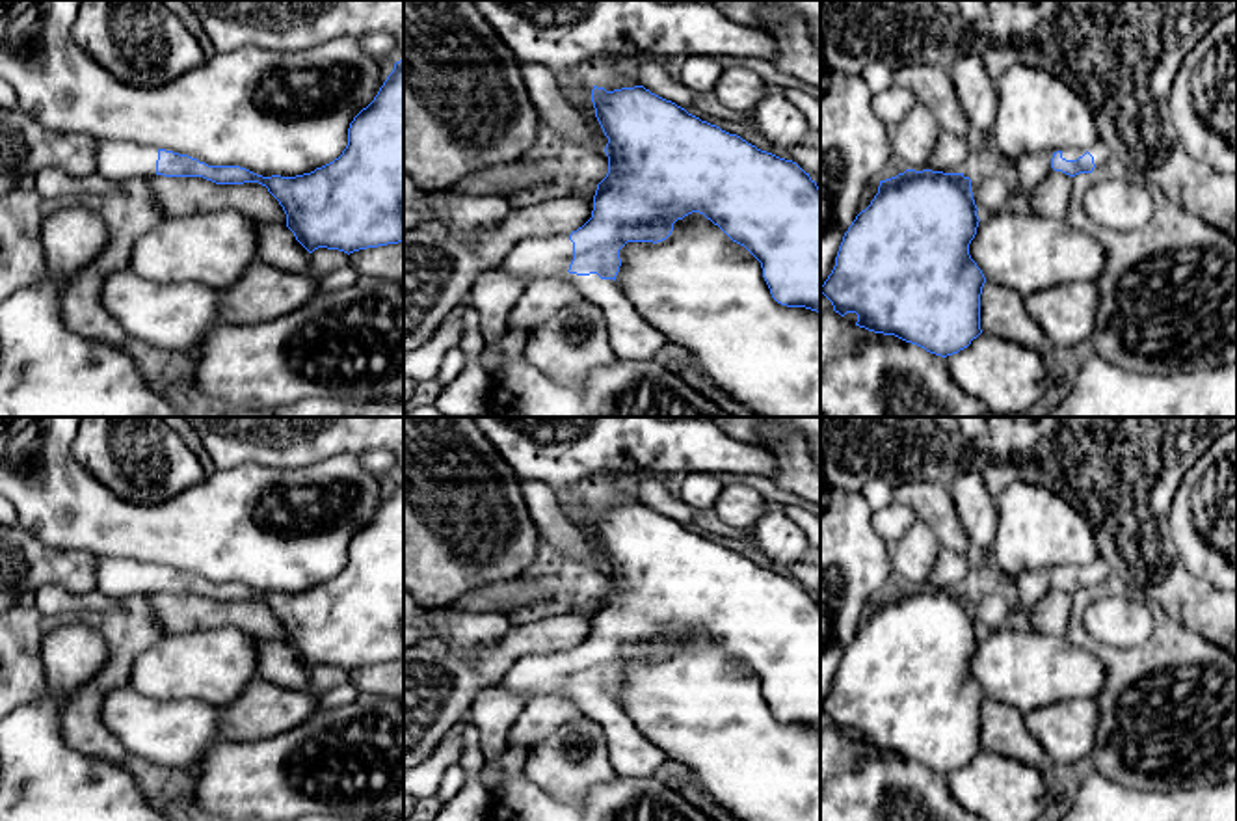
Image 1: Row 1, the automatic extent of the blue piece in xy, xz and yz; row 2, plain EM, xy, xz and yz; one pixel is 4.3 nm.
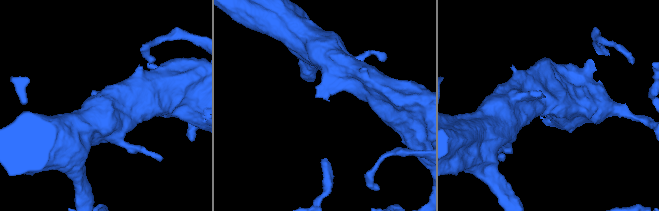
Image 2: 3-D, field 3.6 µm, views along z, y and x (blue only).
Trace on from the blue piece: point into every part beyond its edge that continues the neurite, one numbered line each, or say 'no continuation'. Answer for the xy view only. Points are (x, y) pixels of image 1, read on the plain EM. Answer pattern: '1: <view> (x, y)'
1: xy (118, 578)

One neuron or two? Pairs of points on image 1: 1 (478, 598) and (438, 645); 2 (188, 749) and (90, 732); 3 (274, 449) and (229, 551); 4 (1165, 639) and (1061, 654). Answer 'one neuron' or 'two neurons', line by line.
1: two neurons
2: two neurons
3: two neurons
4: two neurons

